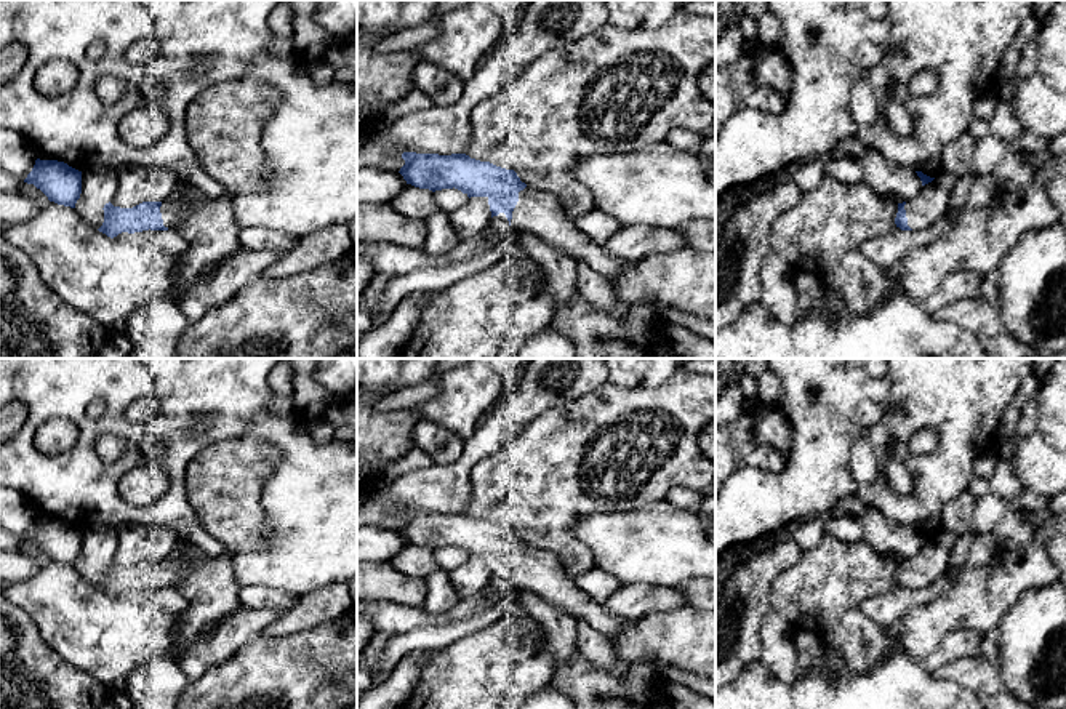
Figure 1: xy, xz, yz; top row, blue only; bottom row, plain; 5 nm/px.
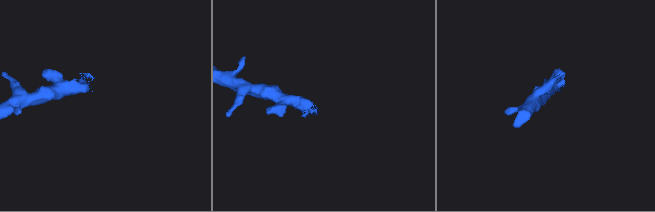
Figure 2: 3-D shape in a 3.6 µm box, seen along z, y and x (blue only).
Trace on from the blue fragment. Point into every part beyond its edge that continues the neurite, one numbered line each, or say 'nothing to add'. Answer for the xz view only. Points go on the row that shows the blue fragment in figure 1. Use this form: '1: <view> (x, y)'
1: xz (540, 213)

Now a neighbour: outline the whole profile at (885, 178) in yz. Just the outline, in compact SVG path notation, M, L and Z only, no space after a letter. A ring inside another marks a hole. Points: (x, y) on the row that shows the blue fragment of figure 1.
M868 149L860 162L863 181L884 198L903 203L922 189L922 181L914 170L900 166L872 149Z

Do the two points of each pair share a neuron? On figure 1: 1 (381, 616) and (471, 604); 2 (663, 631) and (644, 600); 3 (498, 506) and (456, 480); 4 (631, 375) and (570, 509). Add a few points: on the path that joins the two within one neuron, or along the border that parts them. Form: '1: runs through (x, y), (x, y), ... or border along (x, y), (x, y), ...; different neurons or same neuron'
1: runs through (404, 618), (442, 618), (448, 615); same neuron
2: border along (687, 604), (674, 610), (652, 612), (631, 623); different neurons
3: border along (485, 455), (469, 472), (469, 501), (463, 511); different neurons
4: border along (605, 381), (625, 386), (658, 386), (663, 383); different neurons

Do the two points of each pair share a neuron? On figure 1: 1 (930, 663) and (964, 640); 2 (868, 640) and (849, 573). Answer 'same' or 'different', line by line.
1: same
2: same

